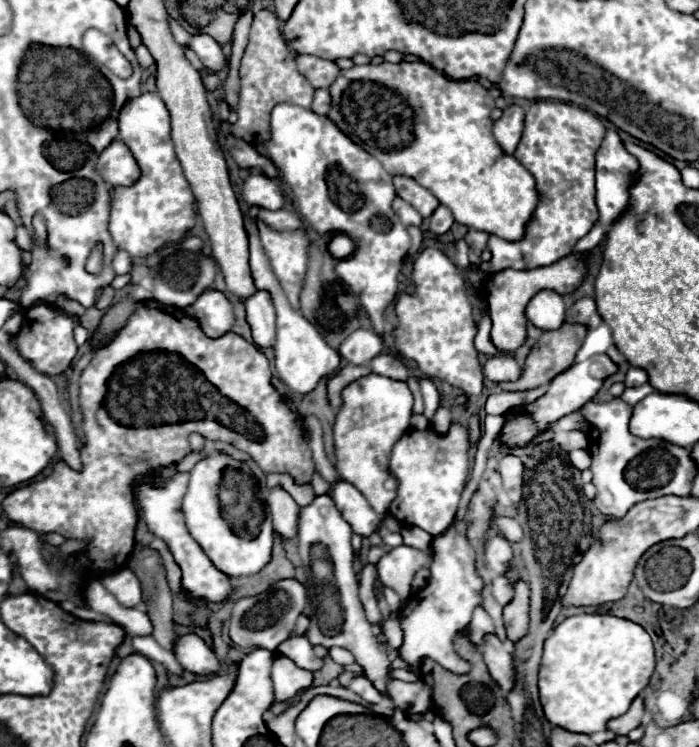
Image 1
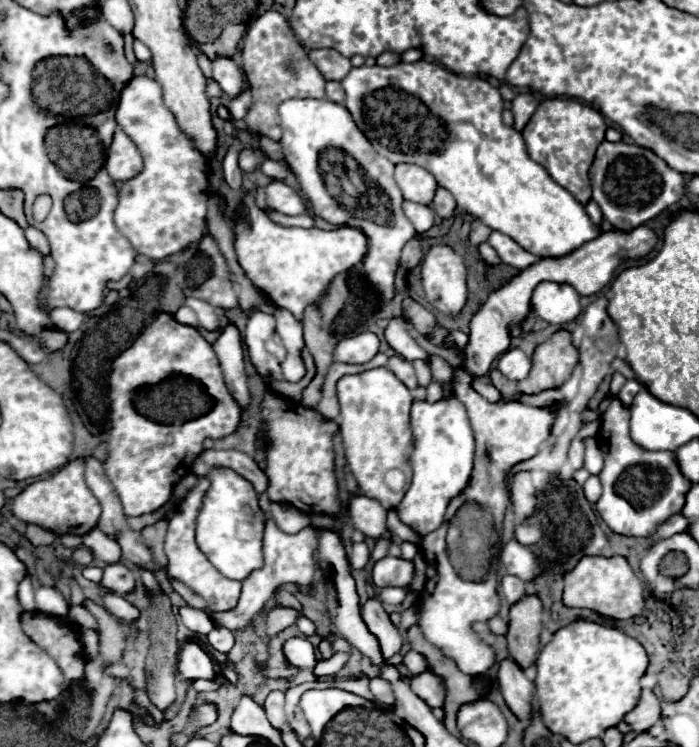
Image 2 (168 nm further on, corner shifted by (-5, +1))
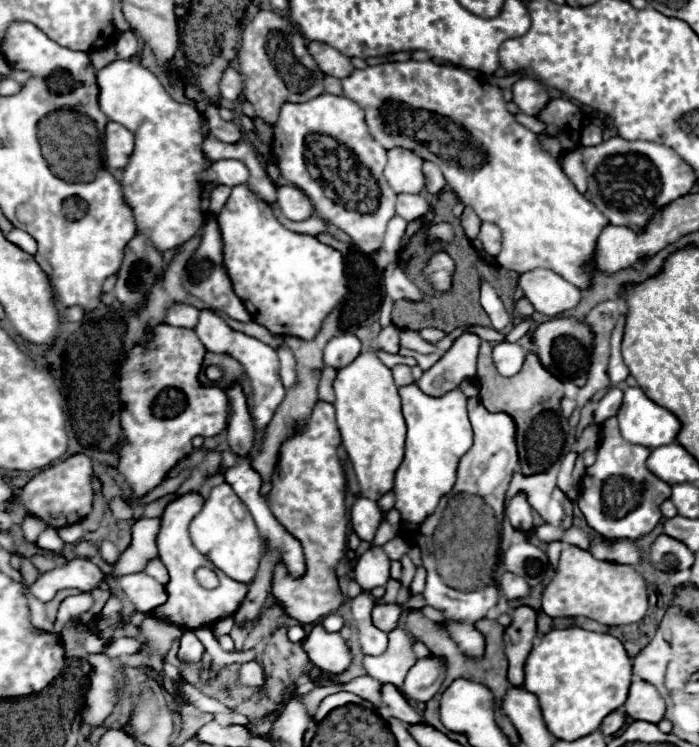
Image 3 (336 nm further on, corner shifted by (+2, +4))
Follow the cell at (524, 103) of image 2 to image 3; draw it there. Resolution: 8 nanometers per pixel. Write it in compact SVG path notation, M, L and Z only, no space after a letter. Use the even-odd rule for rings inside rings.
M521 78L513 84L513 102L521 108L521 112L537 116L551 102L551 96L539 80Z

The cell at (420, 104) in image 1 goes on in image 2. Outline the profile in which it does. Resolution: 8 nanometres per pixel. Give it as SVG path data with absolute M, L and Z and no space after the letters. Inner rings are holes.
M420 59L414 63L400 61L392 67L354 67L340 85L346 93L346 109L374 149L394 165L414 163L430 171L438 185L454 195L458 213L480 219L490 229L512 237L520 247L538 257L566 255L600 235L584 207L576 203L566 189L554 183L544 167L528 157L522 135L502 123L502 97L486 79L460 77L440 63Z

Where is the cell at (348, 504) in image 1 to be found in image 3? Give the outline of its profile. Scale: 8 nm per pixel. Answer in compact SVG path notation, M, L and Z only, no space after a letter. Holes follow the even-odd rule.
M357 498L357 502L351 508L351 528L361 540L371 542L375 538L381 520L383 518L377 502L367 498Z

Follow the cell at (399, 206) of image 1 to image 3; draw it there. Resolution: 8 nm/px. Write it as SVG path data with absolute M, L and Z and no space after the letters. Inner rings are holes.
M399 194L397 196L397 214L403 216L407 222L421 218L429 210L429 204L419 194Z

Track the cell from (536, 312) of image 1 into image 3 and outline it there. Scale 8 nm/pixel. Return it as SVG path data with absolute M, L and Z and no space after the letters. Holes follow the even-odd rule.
M547 268L523 272L519 276L519 286L535 310L547 318L555 318L575 308L581 300L581 290L577 286Z

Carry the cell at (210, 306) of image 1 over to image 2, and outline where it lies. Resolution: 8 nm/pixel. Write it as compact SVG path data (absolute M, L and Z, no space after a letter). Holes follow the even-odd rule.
M228 323L226 327L222 327L212 347L220 359L220 367L224 371L224 379L230 393L236 397L240 407L246 407L250 403L250 393L246 385L244 349L242 349L242 337L238 327L234 323Z

